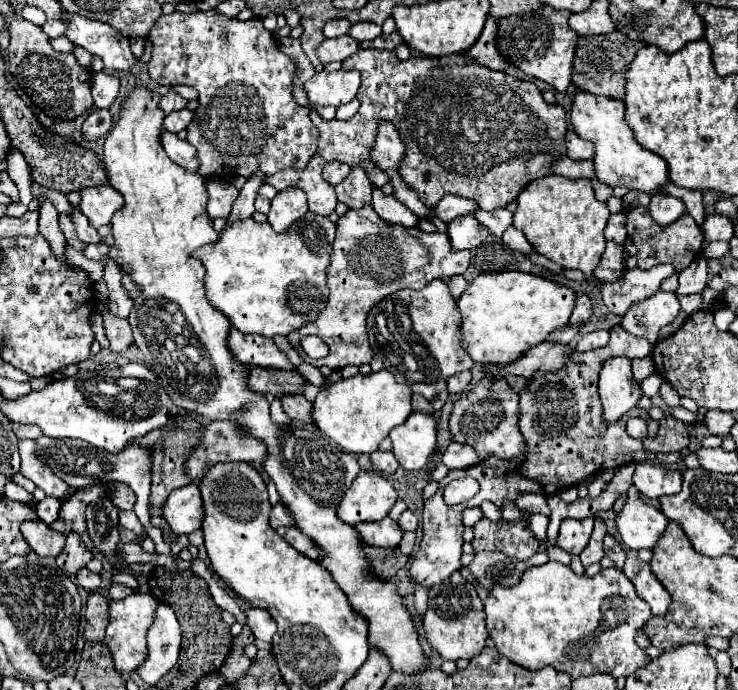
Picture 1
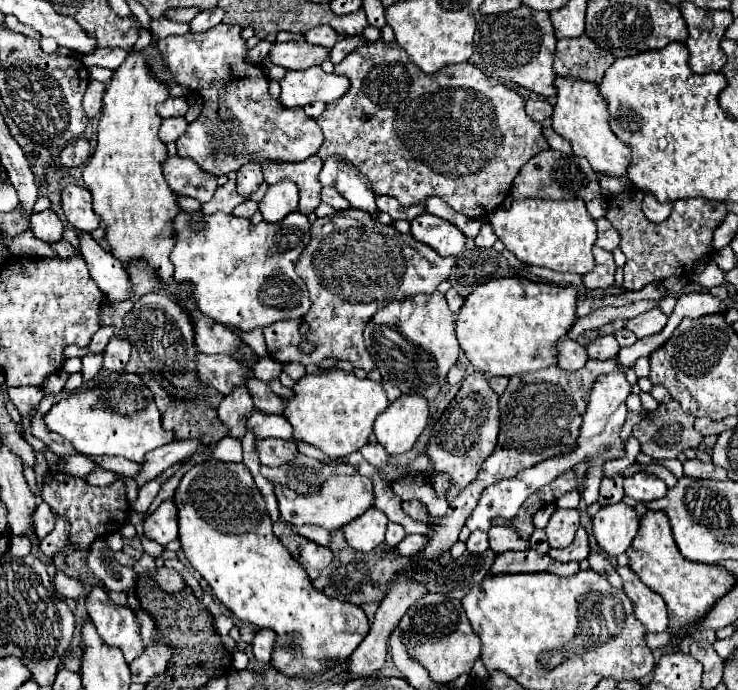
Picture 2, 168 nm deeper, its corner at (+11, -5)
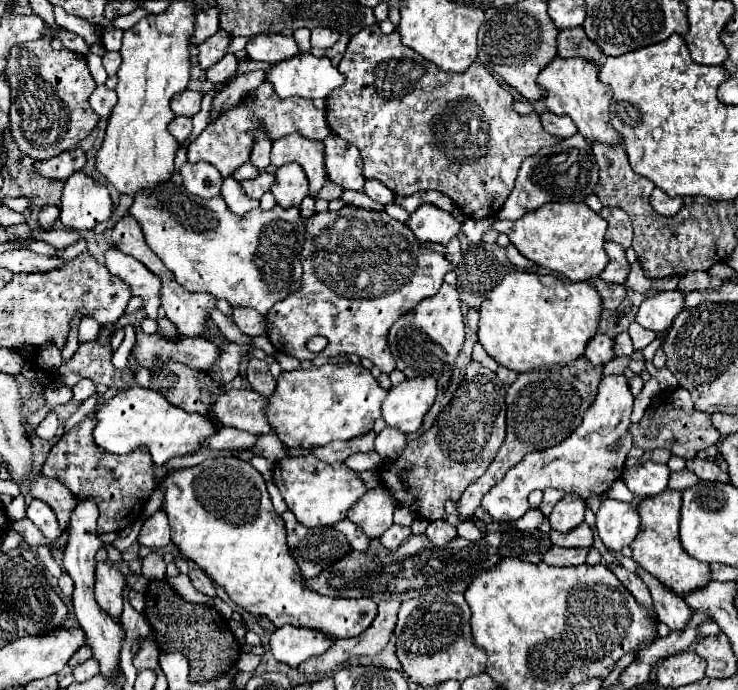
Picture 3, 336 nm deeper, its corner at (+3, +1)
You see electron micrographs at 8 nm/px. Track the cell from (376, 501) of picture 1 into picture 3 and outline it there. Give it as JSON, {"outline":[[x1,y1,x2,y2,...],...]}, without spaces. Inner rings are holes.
{"outline":[[312,454,284,458,284,462,276,462,272,480,278,486,284,502,288,502,288,510,294,512,296,520,308,528,332,526,334,522,344,520,348,508,356,504,368,490,364,480,344,462,324,464]]}

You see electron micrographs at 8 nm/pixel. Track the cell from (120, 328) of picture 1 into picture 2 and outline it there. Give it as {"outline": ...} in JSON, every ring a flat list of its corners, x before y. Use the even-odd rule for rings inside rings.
{"outline":[[112,338,104,350,104,368,110,372,124,372,130,360,130,342]]}

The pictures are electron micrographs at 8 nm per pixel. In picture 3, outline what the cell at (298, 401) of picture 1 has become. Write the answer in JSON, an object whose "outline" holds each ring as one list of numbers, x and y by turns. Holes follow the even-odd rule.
{"outline":[[252,358,248,362,248,382,250,382,250,388,264,394,266,398,270,398,270,394,276,390,276,380,272,378,270,370,268,370,268,364,266,360,258,360,258,358]]}

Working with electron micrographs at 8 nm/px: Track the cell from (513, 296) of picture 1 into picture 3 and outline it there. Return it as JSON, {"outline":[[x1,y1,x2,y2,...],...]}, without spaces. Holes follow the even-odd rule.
{"outline":[[510,272,480,306,478,342,490,358,514,372,530,372,554,364,566,366,584,354,586,342,596,332,600,312,602,300,590,282]]}

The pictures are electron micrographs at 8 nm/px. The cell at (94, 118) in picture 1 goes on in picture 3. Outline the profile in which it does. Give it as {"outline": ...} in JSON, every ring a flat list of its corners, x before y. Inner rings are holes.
{"outline":[[82,148,76,150,68,150,62,152,60,156,54,156,50,160,44,162,36,162,36,170,46,176,46,178,58,178,58,180,66,180,70,178,74,172,82,170,86,164,86,152]]}

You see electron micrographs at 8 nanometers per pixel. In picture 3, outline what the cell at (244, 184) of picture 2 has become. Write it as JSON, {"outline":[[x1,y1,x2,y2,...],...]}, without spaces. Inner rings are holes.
{"outline":[[258,130,256,132,256,144,252,148,252,154,250,154,250,162,258,168,258,170,264,170,268,164,270,164,270,138,266,136,264,130]]}

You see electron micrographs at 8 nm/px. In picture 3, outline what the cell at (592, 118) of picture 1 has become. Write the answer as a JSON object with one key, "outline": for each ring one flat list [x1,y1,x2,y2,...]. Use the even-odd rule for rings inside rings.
{"outline":[[556,56,538,76,538,84,548,90,546,106,550,112,560,116,570,116,578,126,578,132,588,142,600,142,606,146,622,144,620,134,610,126,610,86,598,80,598,66,584,58,560,58]]}

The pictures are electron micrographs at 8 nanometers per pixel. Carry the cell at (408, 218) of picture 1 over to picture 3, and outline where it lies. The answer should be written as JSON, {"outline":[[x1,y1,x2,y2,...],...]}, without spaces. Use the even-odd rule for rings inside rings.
{"outline":[[328,134,324,140,326,146,326,170,328,178,342,186,344,190,360,192,364,188,364,172,362,172,362,156,356,146,338,138,336,134]]}

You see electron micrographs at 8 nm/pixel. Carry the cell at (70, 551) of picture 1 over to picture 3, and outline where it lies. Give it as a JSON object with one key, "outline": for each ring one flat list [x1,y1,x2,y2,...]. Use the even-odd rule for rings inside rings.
{"outline":[[38,476,36,482,30,486,30,492,34,498,44,500,46,504,52,506,52,510,58,516,58,524,62,530,68,528,68,518,72,516,72,506,76,506,76,498,72,496,72,492,58,480,54,478,46,478,46,476]]}

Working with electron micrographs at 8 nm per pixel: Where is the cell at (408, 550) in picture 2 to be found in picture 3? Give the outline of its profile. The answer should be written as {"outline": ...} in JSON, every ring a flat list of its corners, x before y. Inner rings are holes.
{"outline":[[436,520,436,522,430,522,428,528,426,528,426,538,436,544,436,546,444,546,448,544,452,538,456,538,456,528,446,522,446,520]]}

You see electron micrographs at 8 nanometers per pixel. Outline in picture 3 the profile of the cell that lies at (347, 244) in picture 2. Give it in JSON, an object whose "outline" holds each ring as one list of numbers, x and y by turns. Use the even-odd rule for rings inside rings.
{"outline":[[344,206,338,212,316,212,306,220,306,242,300,252,300,260,304,268,300,292,290,294,284,298,284,302,276,302,276,306,272,306,272,310,266,314,266,334,276,352,294,356,298,360,308,360,316,354,306,350,306,340,320,334,328,338,328,346,322,352,324,356,330,358,352,352,360,358,372,360,374,366,390,374,396,368,386,344,390,326,420,300,434,296,440,290,444,276,454,270,460,260,460,242,458,238,448,244,420,242,406,224,390,218,384,210,374,212,356,206]]}

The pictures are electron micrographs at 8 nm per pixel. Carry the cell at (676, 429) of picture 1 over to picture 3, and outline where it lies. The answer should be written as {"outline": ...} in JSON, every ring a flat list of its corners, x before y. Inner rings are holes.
{"outline":[[676,388,670,398,654,398,650,406,646,408,644,418,638,424,630,426,630,432,634,436,634,444,642,450,656,450,664,448,670,450,676,456,682,456,686,460,694,458,696,452,704,450,706,446,712,446,718,442,720,432,712,426,710,416,706,412,696,412,694,404,690,400,688,390]]}

